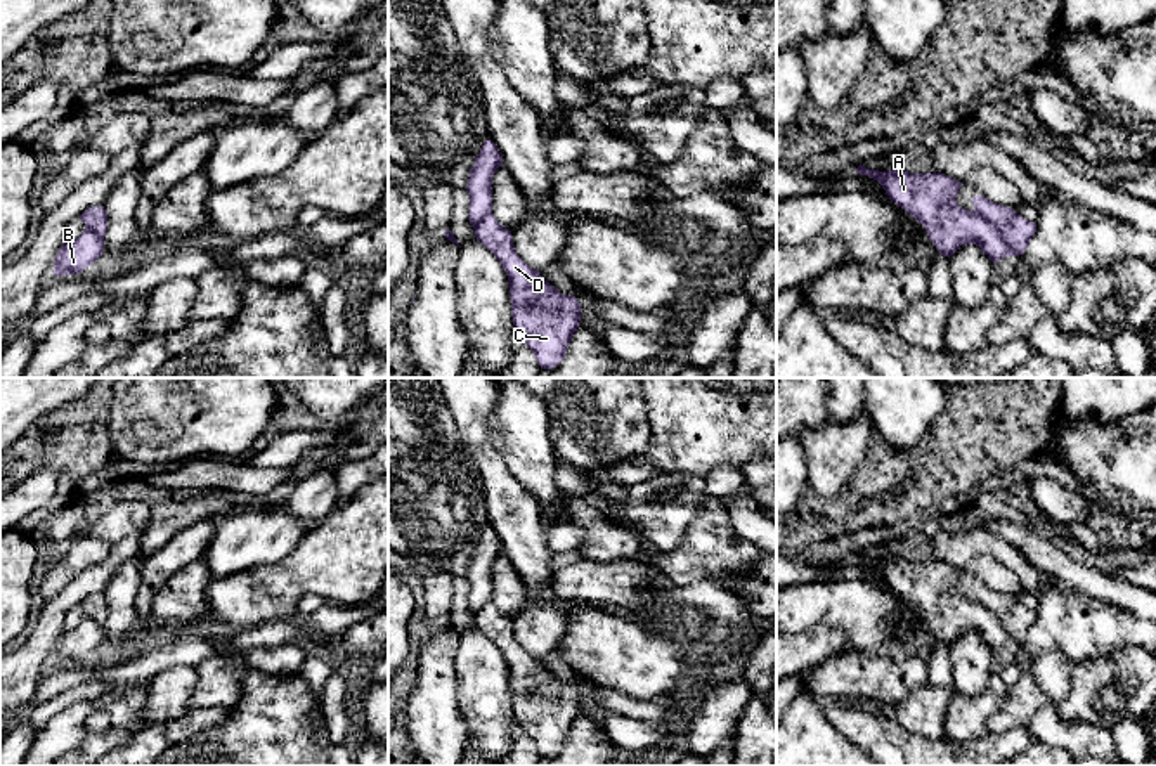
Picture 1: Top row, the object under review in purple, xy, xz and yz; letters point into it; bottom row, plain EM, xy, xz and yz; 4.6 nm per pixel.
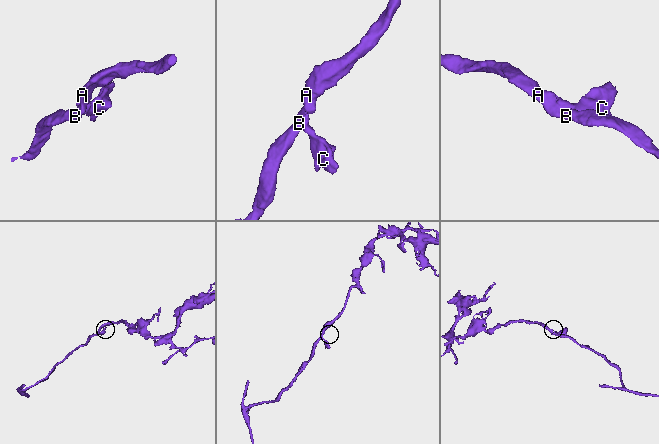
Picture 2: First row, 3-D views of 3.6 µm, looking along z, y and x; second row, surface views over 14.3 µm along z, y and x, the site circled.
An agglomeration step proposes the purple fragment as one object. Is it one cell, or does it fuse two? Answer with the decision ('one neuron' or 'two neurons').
two neurons

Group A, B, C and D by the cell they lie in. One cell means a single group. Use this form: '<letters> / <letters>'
A B / C D

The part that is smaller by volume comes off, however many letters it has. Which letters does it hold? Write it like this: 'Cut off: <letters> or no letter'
Cut off: C, D

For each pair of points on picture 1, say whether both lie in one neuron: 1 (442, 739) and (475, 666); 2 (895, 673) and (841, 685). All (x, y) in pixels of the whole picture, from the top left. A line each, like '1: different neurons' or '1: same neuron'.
1: different neurons
2: same neuron

